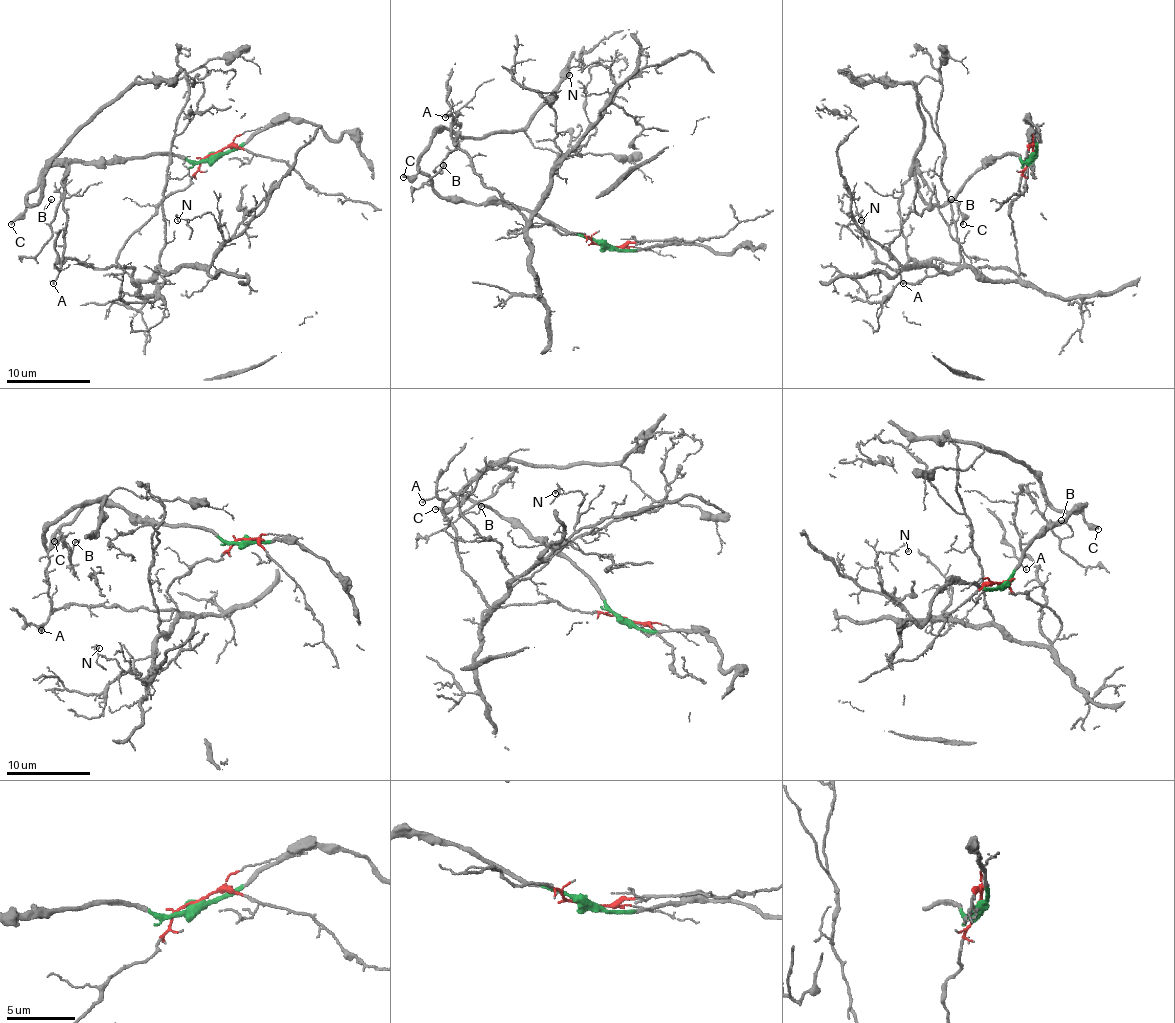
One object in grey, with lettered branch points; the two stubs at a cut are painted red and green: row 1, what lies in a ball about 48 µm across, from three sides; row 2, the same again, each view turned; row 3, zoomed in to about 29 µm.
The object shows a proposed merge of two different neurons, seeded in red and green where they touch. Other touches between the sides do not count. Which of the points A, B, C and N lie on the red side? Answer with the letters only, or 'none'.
A, B, N

